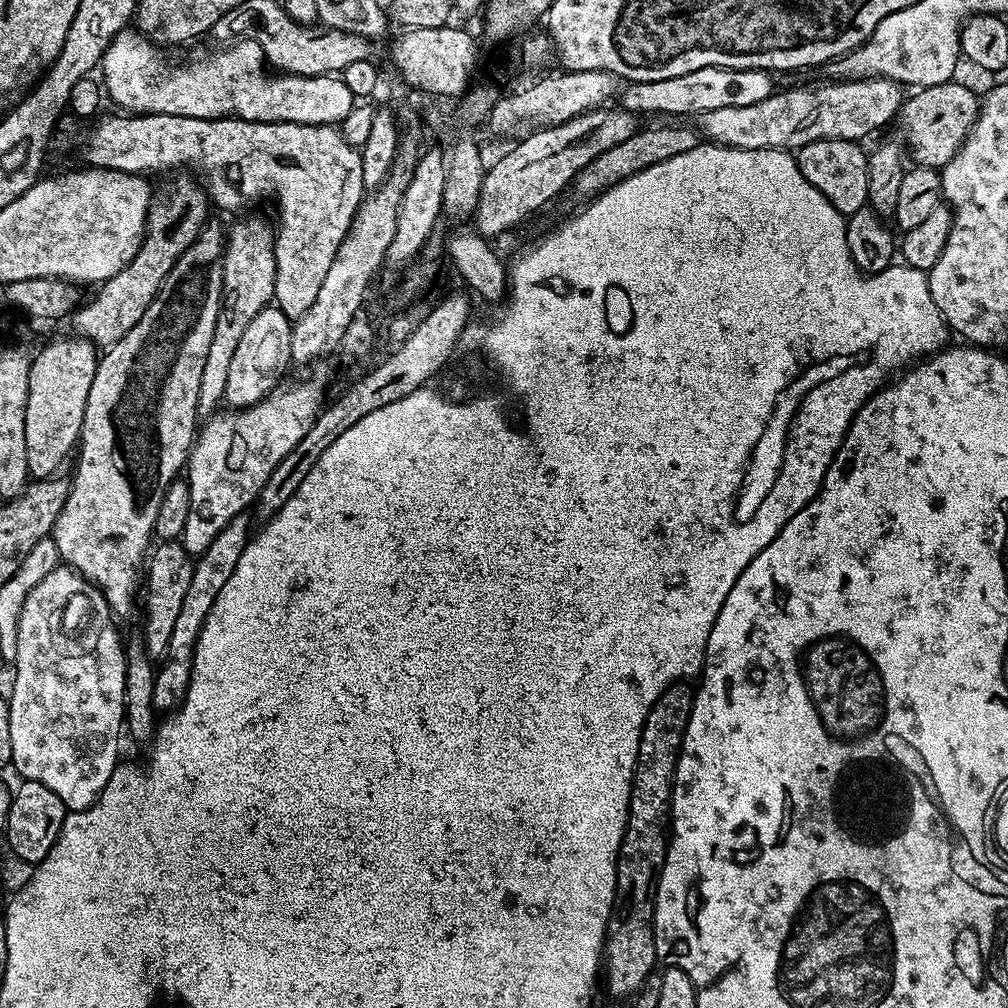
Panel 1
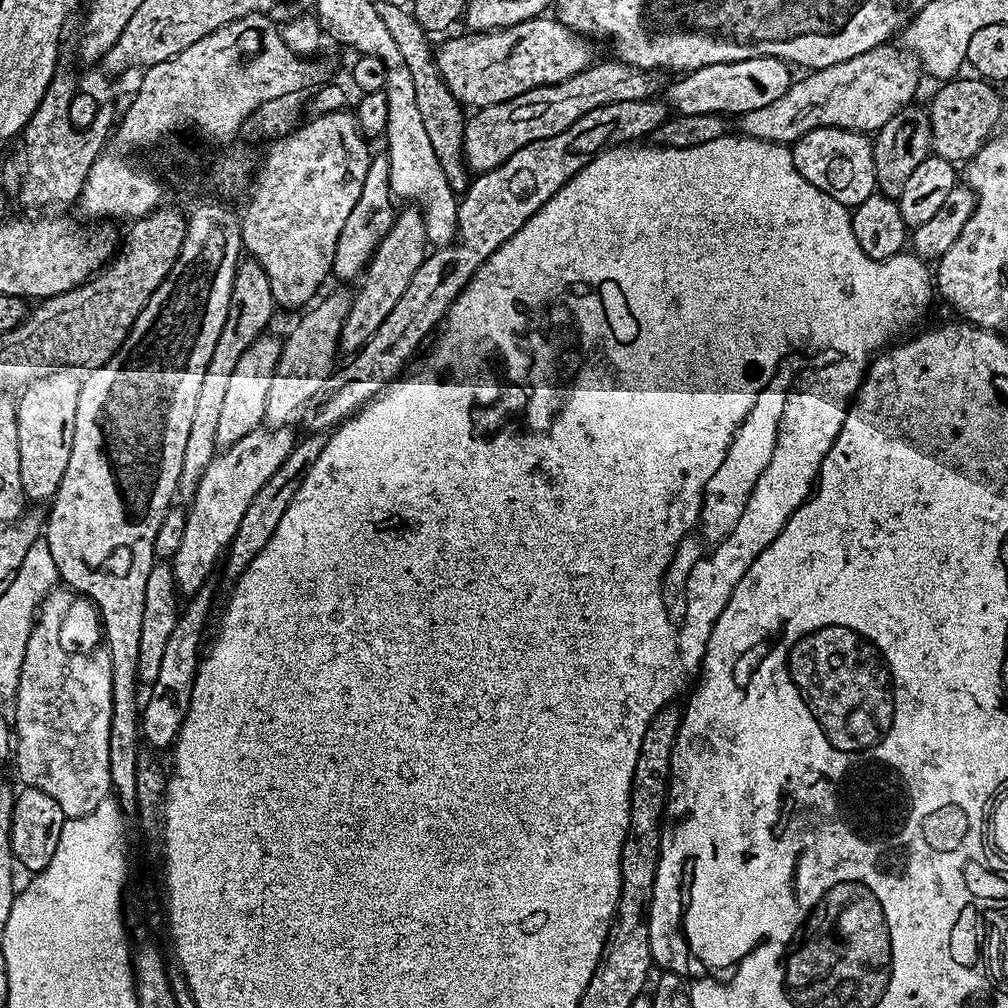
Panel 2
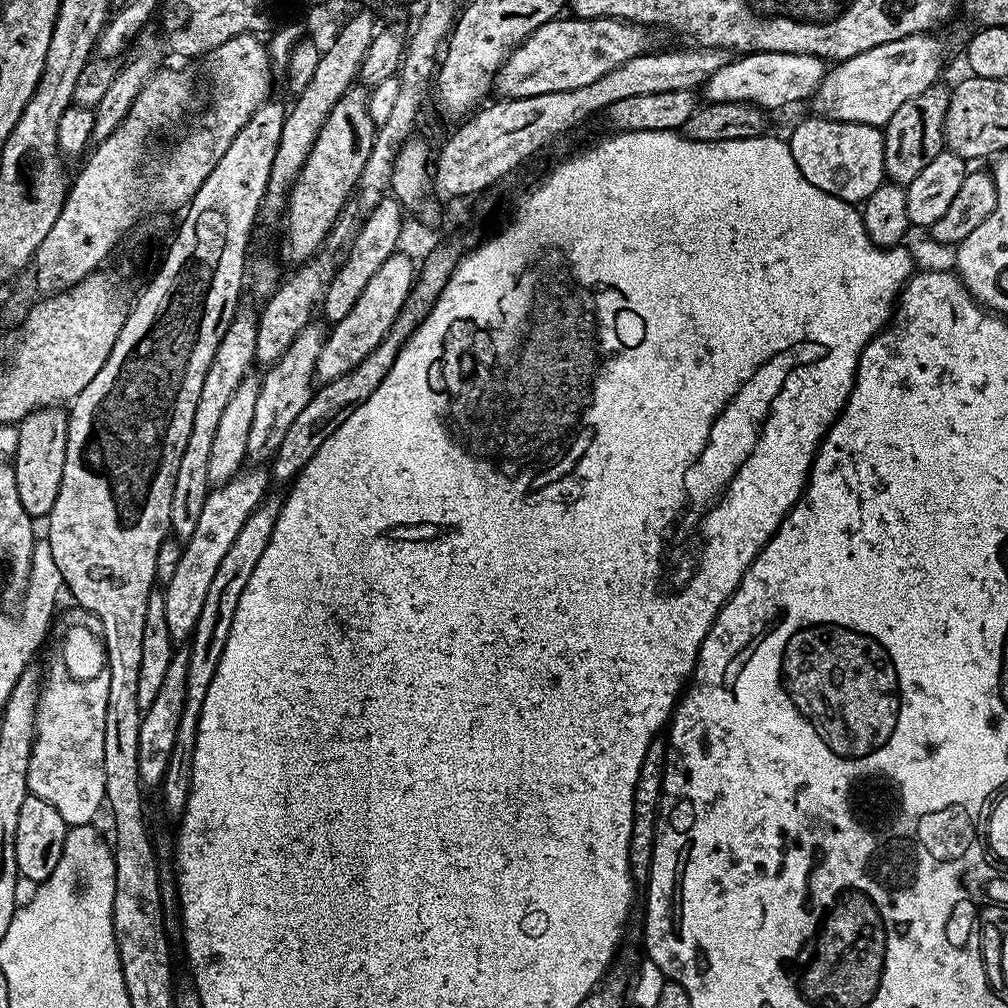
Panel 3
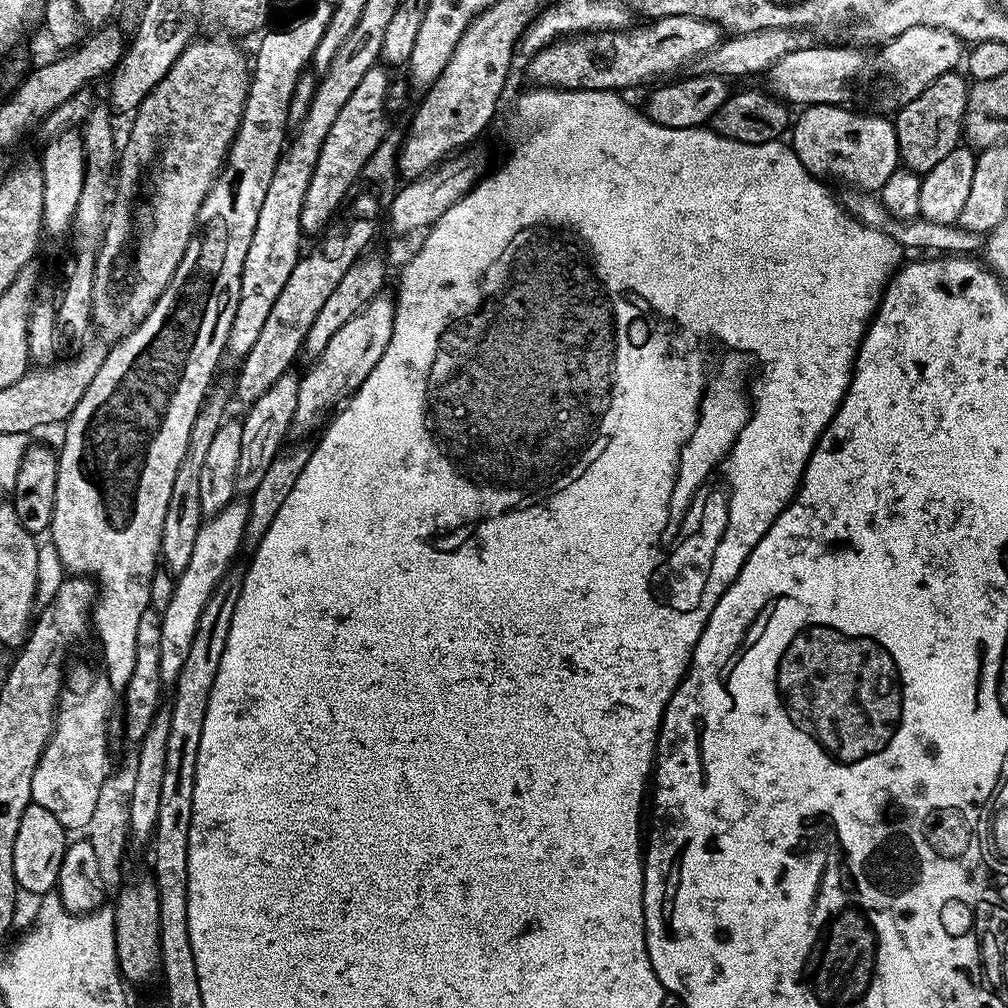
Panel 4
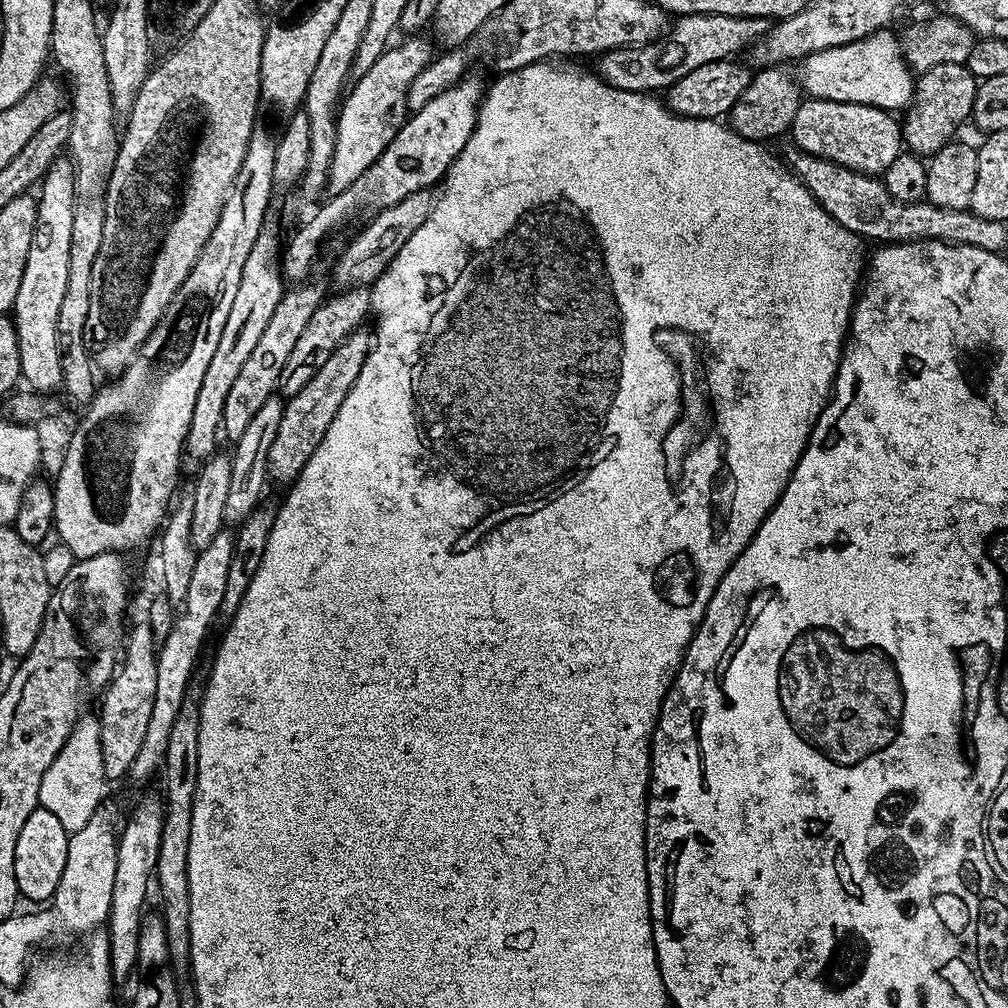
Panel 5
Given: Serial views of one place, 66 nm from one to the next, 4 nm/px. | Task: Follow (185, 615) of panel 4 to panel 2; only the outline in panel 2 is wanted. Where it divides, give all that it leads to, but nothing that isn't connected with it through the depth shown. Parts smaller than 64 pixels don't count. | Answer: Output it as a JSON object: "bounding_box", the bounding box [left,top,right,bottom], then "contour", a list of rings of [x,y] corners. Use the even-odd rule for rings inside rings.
{"bounding_box":[170,426,294,598],"contour":[[[259,426],[246,434],[246,438],[217,451],[206,466],[185,515],[181,545],[170,559],[181,597],[190,598],[209,583],[208,575],[215,566],[217,569],[228,543],[234,538],[238,522],[242,522],[242,514],[246,514],[246,506],[250,506],[250,498],[266,486],[270,474],[274,474],[290,454],[294,437],[287,431],[284,426]]]}

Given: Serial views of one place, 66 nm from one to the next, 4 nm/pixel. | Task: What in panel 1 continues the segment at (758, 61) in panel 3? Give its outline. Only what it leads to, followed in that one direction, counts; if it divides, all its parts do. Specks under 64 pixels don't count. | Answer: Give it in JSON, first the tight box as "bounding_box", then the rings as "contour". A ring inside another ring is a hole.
{"bounding_box":[622,68,774,116],"contour":[[[703,68],[690,70],[678,78],[658,82],[632,82],[624,92],[622,108],[633,114],[640,112],[665,112],[668,116],[696,116],[730,106],[754,106],[774,91],[773,77],[763,68]]]}

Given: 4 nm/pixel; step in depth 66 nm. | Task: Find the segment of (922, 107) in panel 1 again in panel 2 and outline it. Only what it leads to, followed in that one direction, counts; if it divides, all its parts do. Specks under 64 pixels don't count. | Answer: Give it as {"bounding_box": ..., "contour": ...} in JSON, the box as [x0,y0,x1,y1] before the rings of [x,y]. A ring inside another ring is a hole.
{"bounding_box":[930,78,1000,162],"contour":[[[953,78],[937,87],[940,89],[932,100],[932,108],[930,107],[931,151],[944,160],[953,162],[971,160],[985,140],[997,131],[996,123],[1000,120],[1000,96],[992,89],[995,87],[984,78],[960,79]]]}

